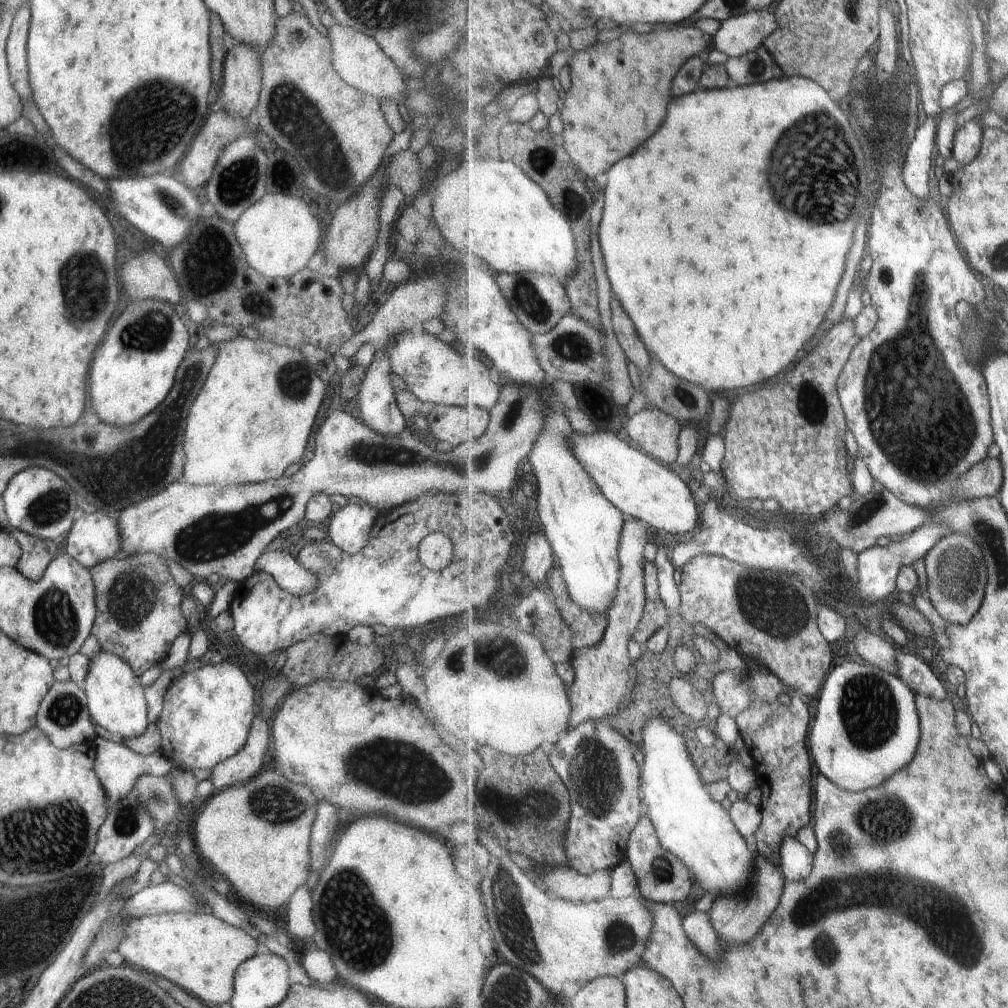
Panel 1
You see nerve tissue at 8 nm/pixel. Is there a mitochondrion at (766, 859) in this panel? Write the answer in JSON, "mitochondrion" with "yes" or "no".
{"mitochondrion":"no"}

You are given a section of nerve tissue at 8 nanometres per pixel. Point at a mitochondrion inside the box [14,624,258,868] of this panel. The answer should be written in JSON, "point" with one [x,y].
{"point":[64,710]}

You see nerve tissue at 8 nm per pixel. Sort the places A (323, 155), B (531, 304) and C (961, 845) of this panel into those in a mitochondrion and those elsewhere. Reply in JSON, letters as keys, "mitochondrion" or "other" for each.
{"A":"mitochondrion","B":"mitochondrion","C":"other"}

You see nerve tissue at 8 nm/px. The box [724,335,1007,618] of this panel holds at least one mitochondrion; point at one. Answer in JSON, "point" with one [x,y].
{"point":[953,590]}

